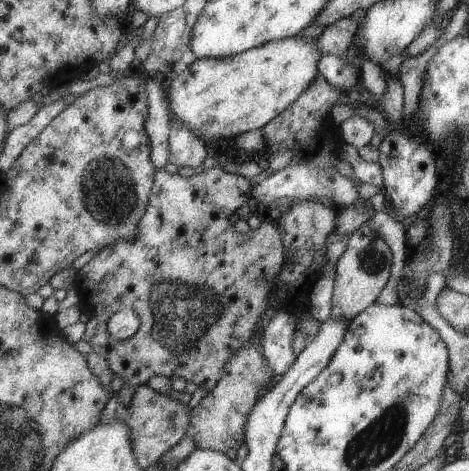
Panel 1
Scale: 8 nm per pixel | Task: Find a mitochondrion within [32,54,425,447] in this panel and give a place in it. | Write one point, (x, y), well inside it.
(109, 192)

